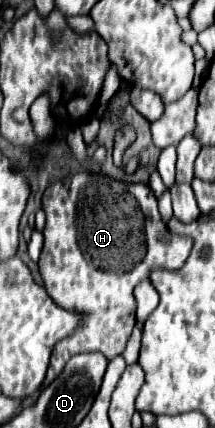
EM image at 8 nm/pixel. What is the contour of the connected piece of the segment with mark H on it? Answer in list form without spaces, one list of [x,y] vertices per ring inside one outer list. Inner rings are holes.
[[[75,174],[67,176],[61,182],[49,184],[43,194],[43,210],[47,214],[47,226],[43,230],[45,244],[39,256],[39,272],[43,276],[43,284],[47,294],[63,308],[77,308],[87,314],[83,326],[75,332],[75,336],[65,338],[55,344],[47,376],[43,380],[43,388],[49,386],[69,362],[71,356],[81,352],[103,352],[105,358],[113,358],[125,350],[125,344],[131,336],[135,326],[135,286],[141,280],[147,280],[155,268],[177,270],[187,260],[191,250],[191,240],[171,234],[169,228],[163,224],[157,198],[147,184],[123,184],[99,174]]]

